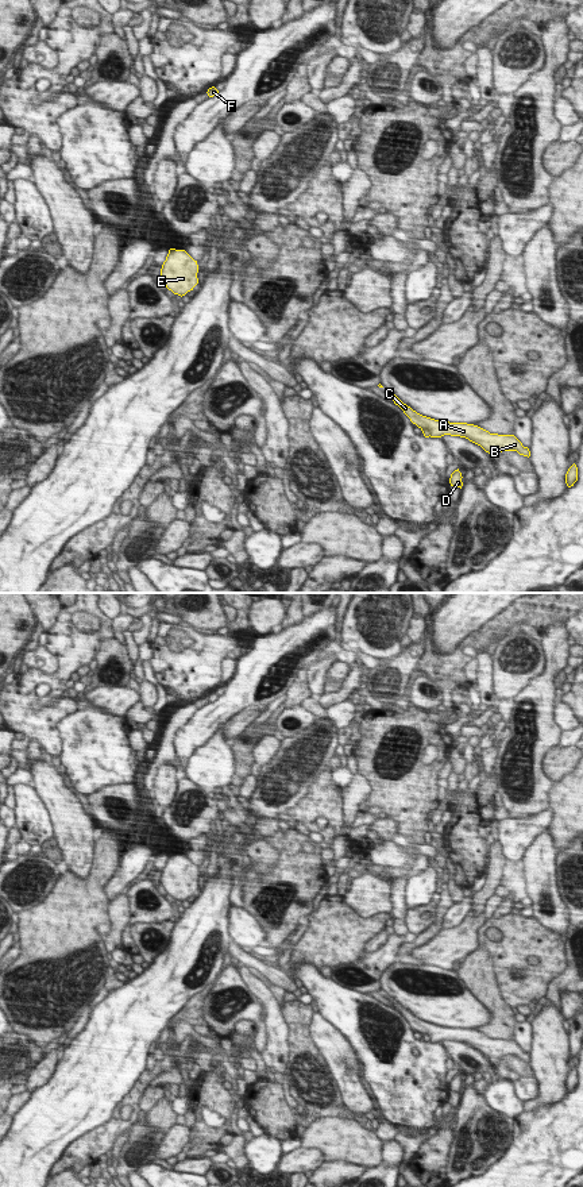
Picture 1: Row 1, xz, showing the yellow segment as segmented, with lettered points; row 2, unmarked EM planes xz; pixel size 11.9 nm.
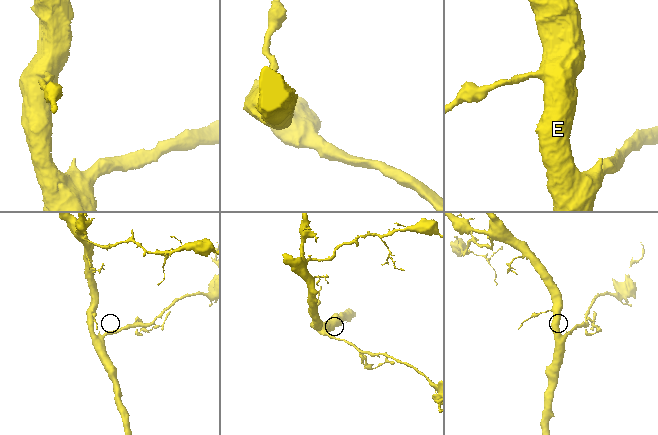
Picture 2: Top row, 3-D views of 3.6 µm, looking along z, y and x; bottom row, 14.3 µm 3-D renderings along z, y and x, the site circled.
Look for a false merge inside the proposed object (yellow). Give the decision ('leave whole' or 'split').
split

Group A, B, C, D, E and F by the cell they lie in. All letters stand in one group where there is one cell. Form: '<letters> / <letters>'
A B C E F / D

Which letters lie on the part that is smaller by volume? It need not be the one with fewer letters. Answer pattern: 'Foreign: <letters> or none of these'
Foreign: D

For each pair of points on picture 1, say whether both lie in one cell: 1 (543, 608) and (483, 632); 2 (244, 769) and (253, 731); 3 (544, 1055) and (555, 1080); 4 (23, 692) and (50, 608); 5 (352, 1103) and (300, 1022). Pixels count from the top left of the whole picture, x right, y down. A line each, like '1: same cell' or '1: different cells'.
1: same cell
2: same cell
3: same cell
4: different cells
5: different cells

